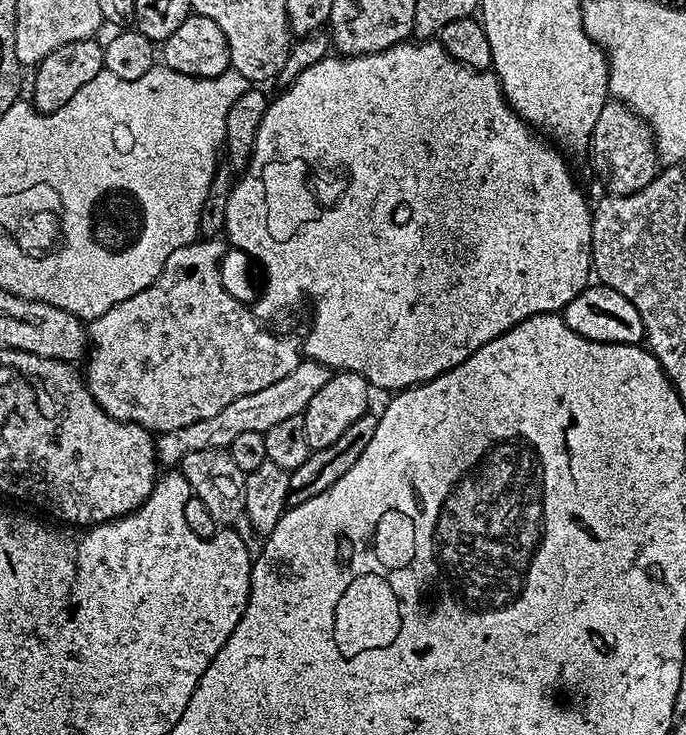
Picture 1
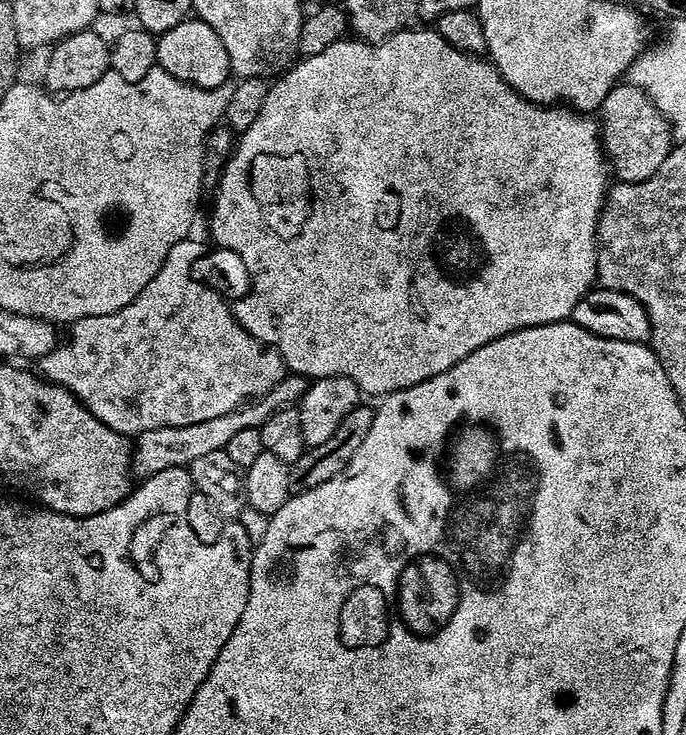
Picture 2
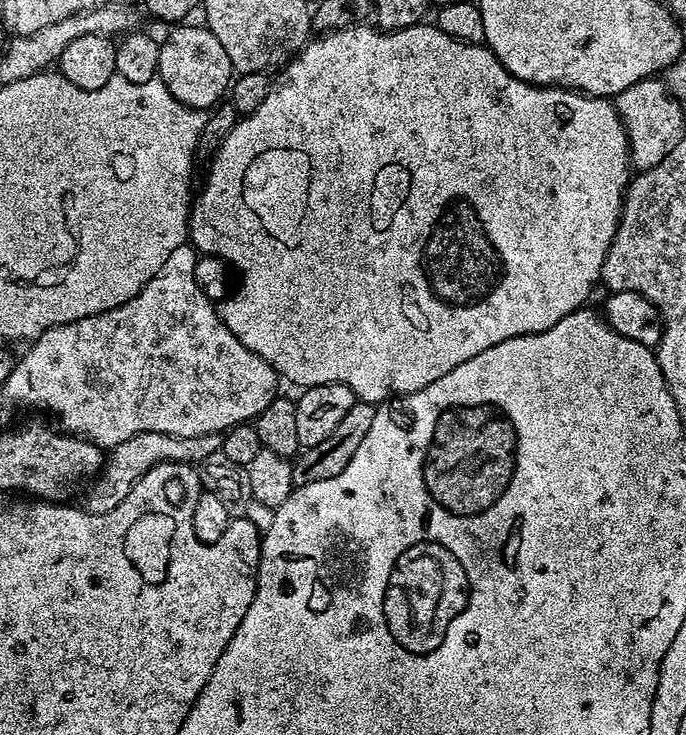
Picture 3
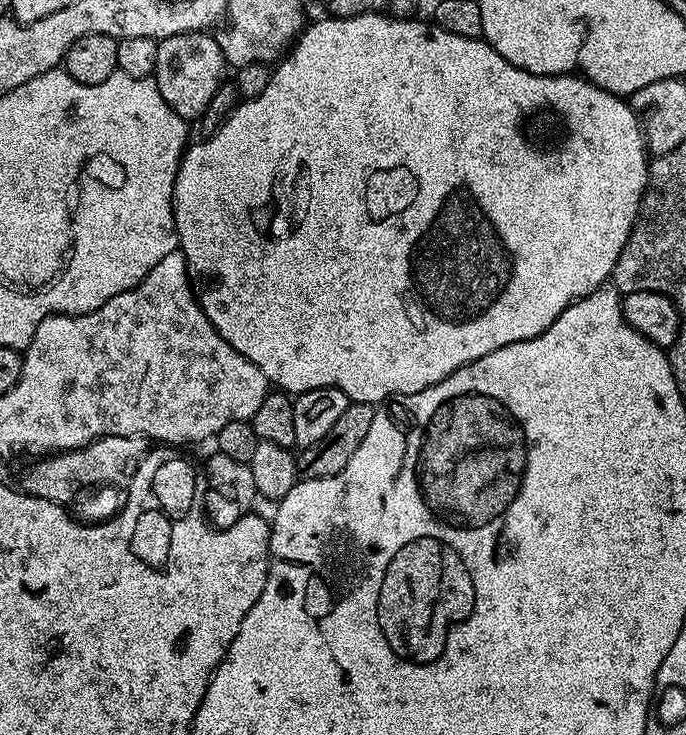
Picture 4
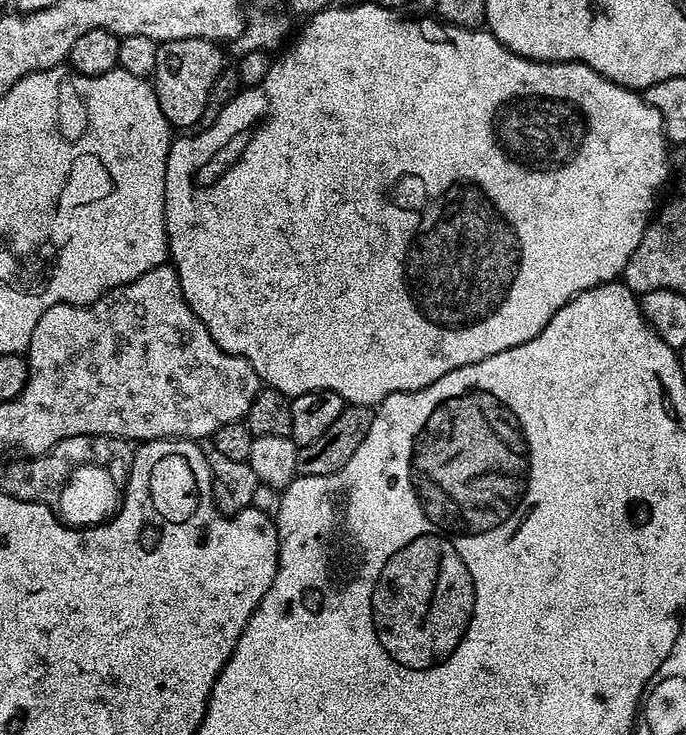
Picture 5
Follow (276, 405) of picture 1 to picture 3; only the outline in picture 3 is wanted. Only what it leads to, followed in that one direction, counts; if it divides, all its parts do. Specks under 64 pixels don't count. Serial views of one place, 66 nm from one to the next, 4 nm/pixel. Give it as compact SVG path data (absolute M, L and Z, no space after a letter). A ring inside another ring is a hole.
M153 432L134 434L134 438L126 438L126 442L117 444L107 453L106 463L102 469L104 478L94 494L89 496L88 504L86 503L87 511L94 514L109 512L115 504L122 502L122 498L126 498L126 494L130 494L132 486L137 484L154 466L166 462L199 466L206 458L210 458L210 454L221 451L221 448L222 436L219 432L192 438L178 438L174 434L154 434Z

